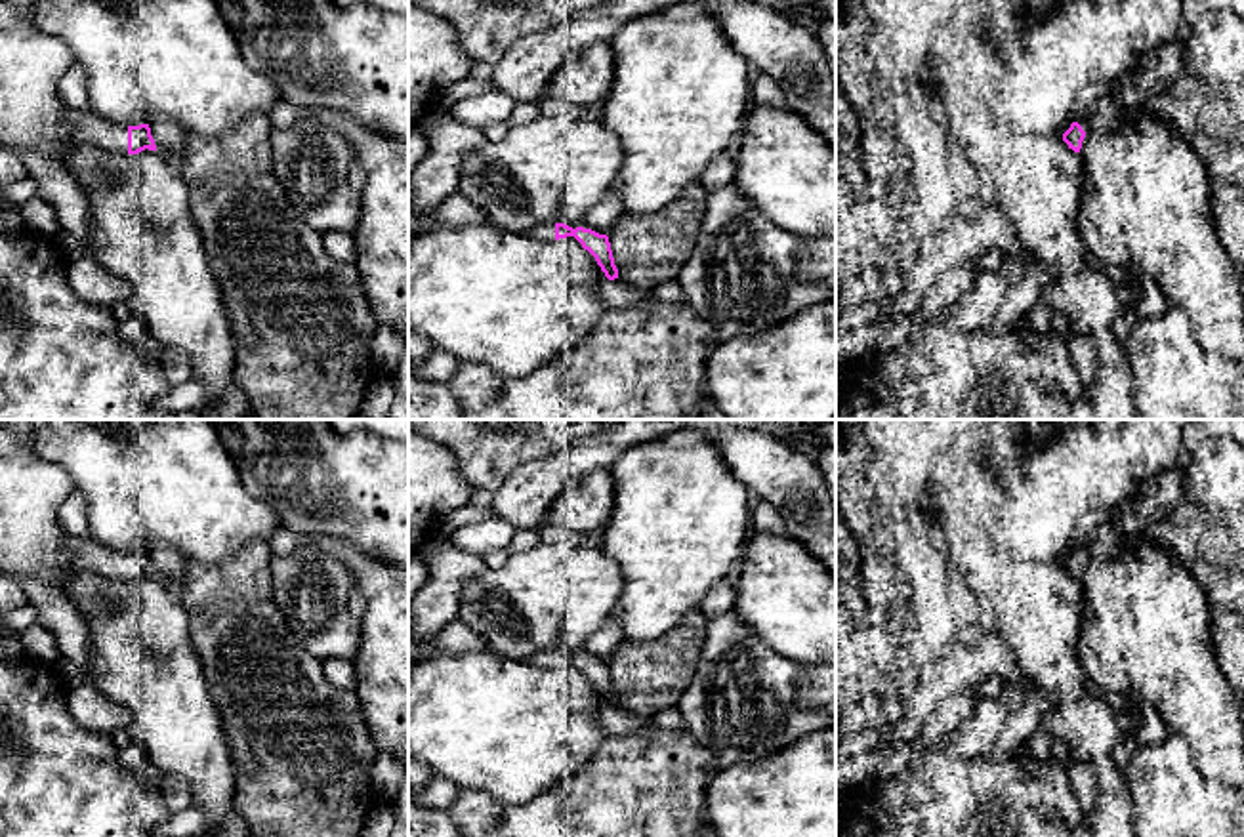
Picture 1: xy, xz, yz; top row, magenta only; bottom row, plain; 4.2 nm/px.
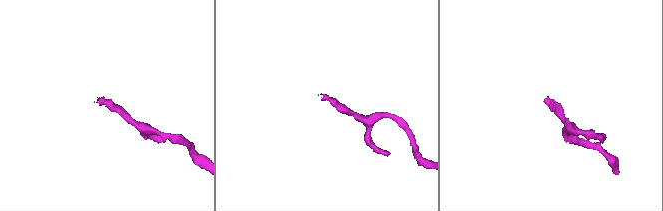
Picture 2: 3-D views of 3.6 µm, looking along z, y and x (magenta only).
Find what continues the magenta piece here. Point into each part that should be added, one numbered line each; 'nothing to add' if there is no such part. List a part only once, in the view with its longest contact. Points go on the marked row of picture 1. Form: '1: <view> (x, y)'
1: xy (84, 126)

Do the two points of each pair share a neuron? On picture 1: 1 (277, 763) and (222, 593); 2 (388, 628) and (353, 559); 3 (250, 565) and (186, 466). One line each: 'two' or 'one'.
1: one
2: one
3: two

